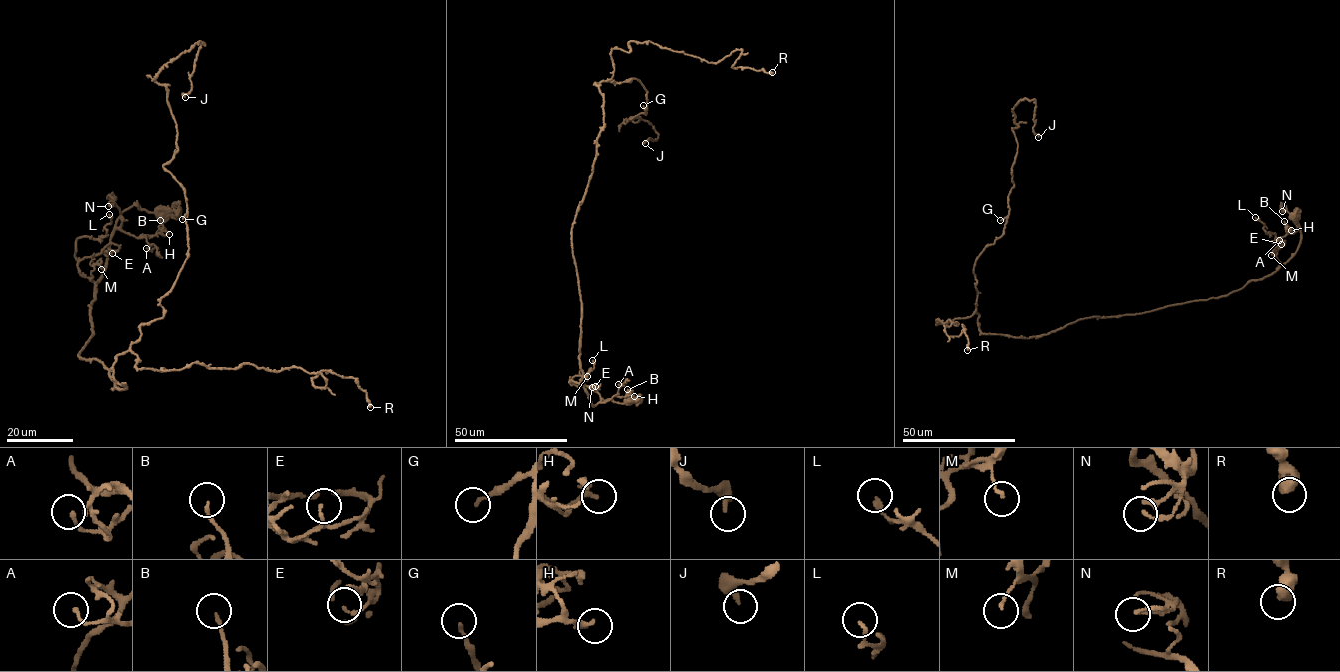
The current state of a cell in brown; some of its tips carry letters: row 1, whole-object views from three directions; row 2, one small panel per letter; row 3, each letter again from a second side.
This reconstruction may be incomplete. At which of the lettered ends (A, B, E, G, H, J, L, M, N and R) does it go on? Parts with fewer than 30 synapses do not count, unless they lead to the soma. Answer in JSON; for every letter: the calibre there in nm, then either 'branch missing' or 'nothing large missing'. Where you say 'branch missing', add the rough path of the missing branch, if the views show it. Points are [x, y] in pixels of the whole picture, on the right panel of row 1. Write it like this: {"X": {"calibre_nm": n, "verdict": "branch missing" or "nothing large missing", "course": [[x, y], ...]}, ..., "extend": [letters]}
{"A": {"calibre_nm": 160, "verdict": "nothing large missing"}, "B": {"calibre_nm": 140, "verdict": "nothing large missing"}, "E": {"calibre_nm": 130, "verdict": "nothing large missing"}, "G": {"calibre_nm": 140, "verdict": "nothing large missing"}, "H": {"calibre_nm": 240, "verdict": "nothing large missing"}, "J": {"calibre_nm": 280, "verdict": "nothing large missing"}, "L": {"calibre_nm": 160, "verdict": "nothing large missing"}, "M": {"calibre_nm": 110, "verdict": "nothing large missing"}, "N": {"calibre_nm": 140, "verdict": "nothing large missing"}, "R": {"calibre_nm": 550, "verdict": "nothing large missing"}, "extend": []}

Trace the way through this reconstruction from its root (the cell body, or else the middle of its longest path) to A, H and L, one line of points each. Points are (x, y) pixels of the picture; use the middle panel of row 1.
A: (629, 401), (618, 403), (608, 398), (597, 404), (616, 395), (622, 383), (618, 384)
H: (629, 401), (618, 403), (608, 398), (597, 404), (613, 396), (634, 396)
L: (629, 401), (618, 403), (608, 398), (593, 405), (582, 386), (569, 383), (593, 369), (592, 360)

